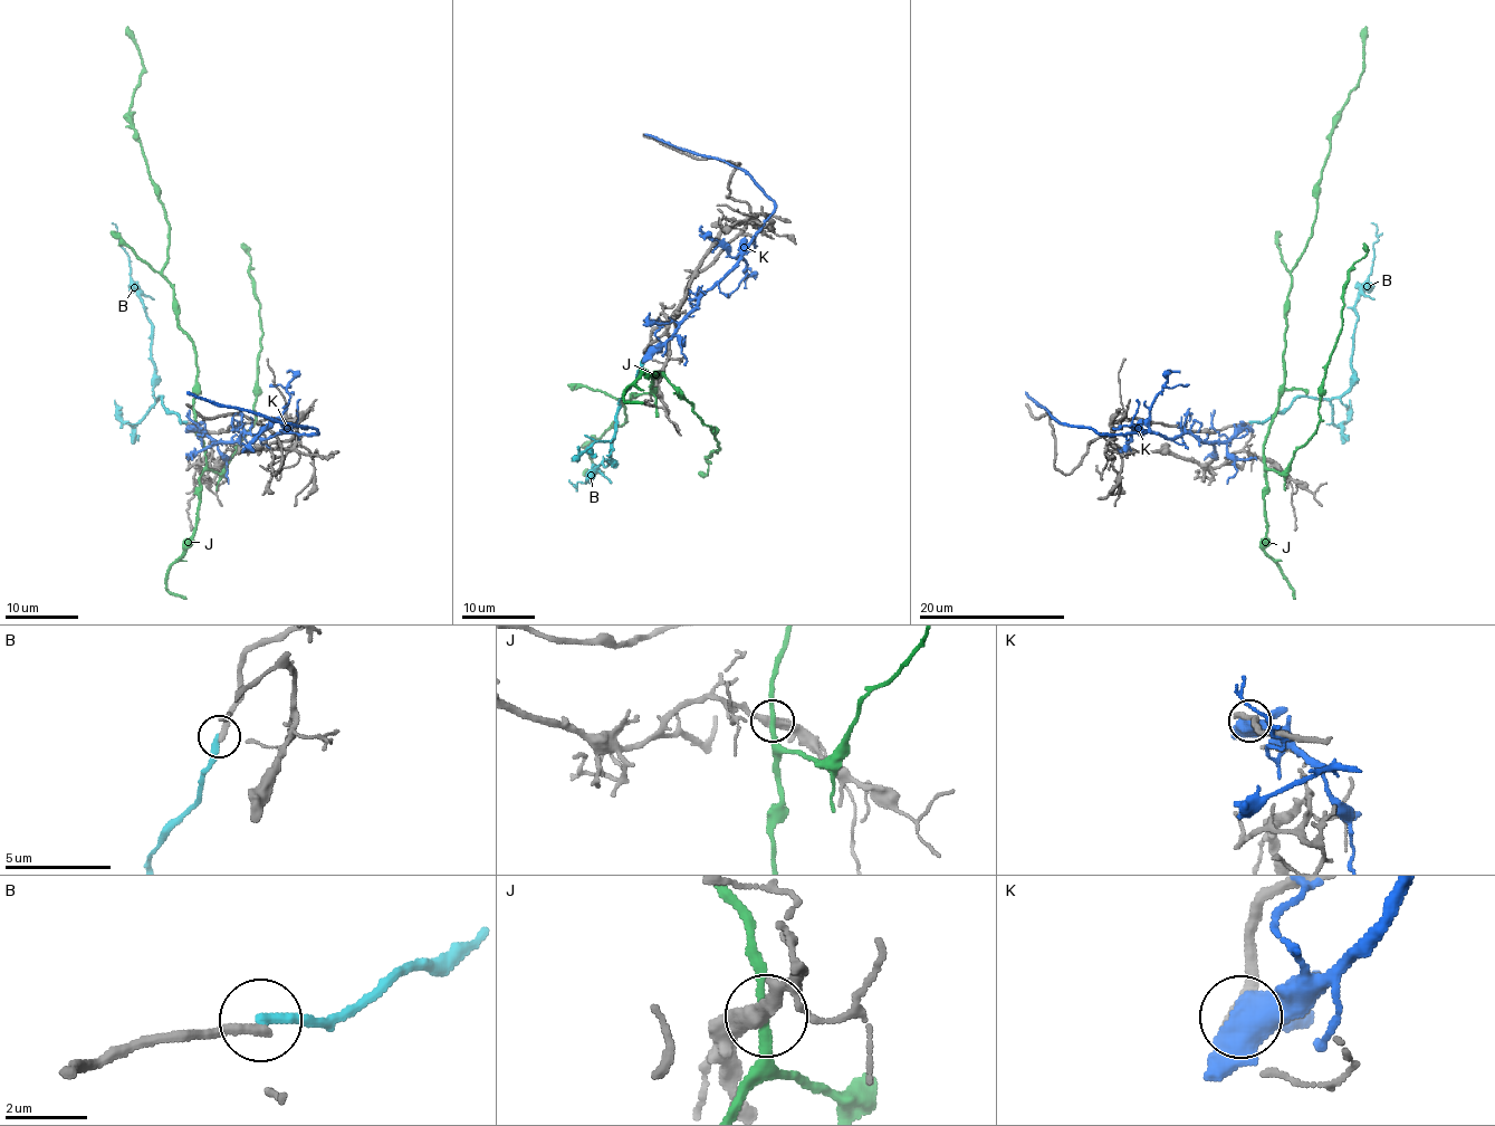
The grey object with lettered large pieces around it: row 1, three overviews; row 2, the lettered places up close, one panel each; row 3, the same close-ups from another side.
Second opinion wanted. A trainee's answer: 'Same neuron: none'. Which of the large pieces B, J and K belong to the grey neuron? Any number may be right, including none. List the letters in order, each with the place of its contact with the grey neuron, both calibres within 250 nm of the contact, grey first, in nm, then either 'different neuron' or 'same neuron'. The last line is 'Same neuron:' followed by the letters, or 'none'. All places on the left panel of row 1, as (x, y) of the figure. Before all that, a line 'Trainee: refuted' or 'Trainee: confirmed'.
Trainee: confirmed
B: contact (185, 422); calibres 280 and 300 nm; different neuron
J: contact (207, 459); calibres 420 and 220 nm; different neuron
K: contact (191, 426); calibres 240 and 480 nm; different neuron
Same neuron: none

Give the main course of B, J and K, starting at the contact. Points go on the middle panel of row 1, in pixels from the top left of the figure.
B: (643, 359), (643, 368), (621, 397), (612, 459), (586, 483), (578, 482), (576, 487), (569, 479)
J: (663, 373), (652, 379), (653, 393), (619, 399), (626, 420), (590, 445), (587, 454), (601, 471), (584, 474)
K: (649, 351), (658, 349), (700, 297), (736, 263), (740, 251), (773, 211), (775, 204), (744, 171), (644, 134)

